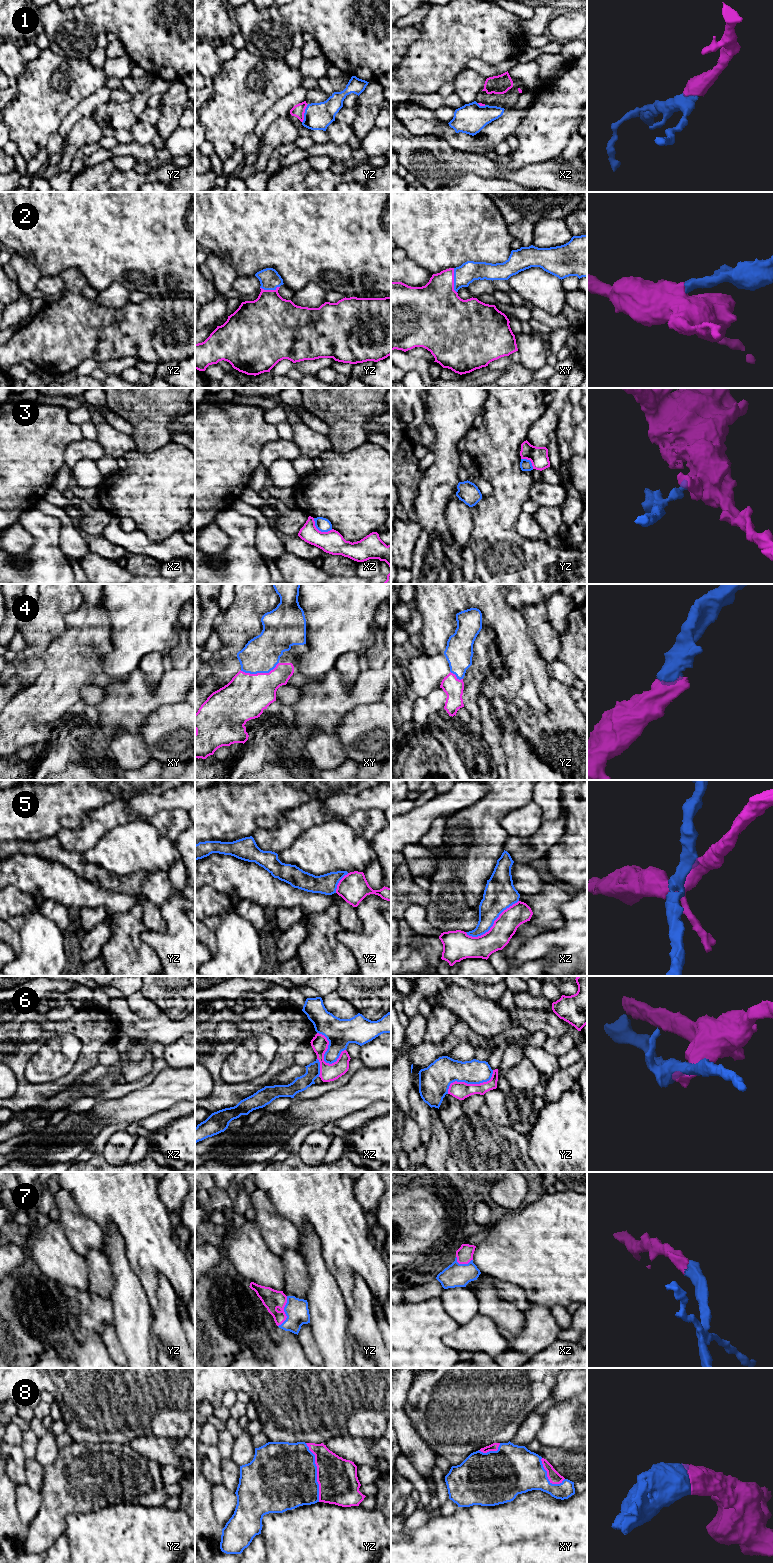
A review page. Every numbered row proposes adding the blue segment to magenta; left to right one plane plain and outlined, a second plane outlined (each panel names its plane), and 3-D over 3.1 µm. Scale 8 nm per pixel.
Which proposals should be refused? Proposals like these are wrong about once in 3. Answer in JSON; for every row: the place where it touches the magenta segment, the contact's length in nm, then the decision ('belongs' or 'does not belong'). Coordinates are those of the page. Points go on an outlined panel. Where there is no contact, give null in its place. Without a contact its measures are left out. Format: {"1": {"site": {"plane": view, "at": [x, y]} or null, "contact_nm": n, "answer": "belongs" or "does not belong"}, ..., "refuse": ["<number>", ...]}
{"1": {"site": {"plane": "yz", "at": [304, 112]}, "contact_nm": 160, "answer": "belongs"}, "2": {"site": {"plane": "xy", "at": [453, 280]}, "contact_nm": 200, "answer": "belongs"}, "3": {"site": {"plane": "xz", "at": [320, 531]}, "contact_nm": 180, "answer": "does not belong"}, "4": {"site": {"plane": "xy", "at": [259, 673]}, "contact_nm": 320, "answer": "belongs"}, "5": {"site": {"plane": "xz", "at": [493, 924]}, "contact_nm": 500, "answer": "does not belong"}, "6": {"site": {"plane": "yz", "at": [469, 1084]}, "contact_nm": 420, "answer": "does not belong"}, "7": {"site": {"plane": "yz", "at": [283, 1311]}, "contact_nm": 260, "answer": "belongs"}, "8": {"site": {"plane": "yz", "at": [317, 1472]}, "contact_nm": 480, "answer": "belongs"}, "refuse": ["3", "5", "6"]}

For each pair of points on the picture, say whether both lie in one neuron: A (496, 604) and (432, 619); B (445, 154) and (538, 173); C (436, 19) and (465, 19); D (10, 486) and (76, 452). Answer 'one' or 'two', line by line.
A: one
B: one
C: one
D: two

